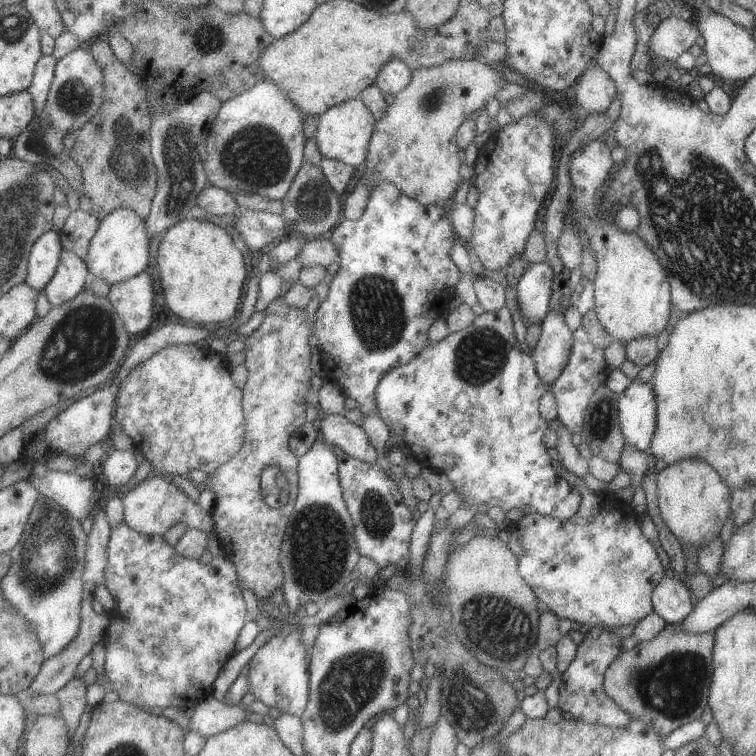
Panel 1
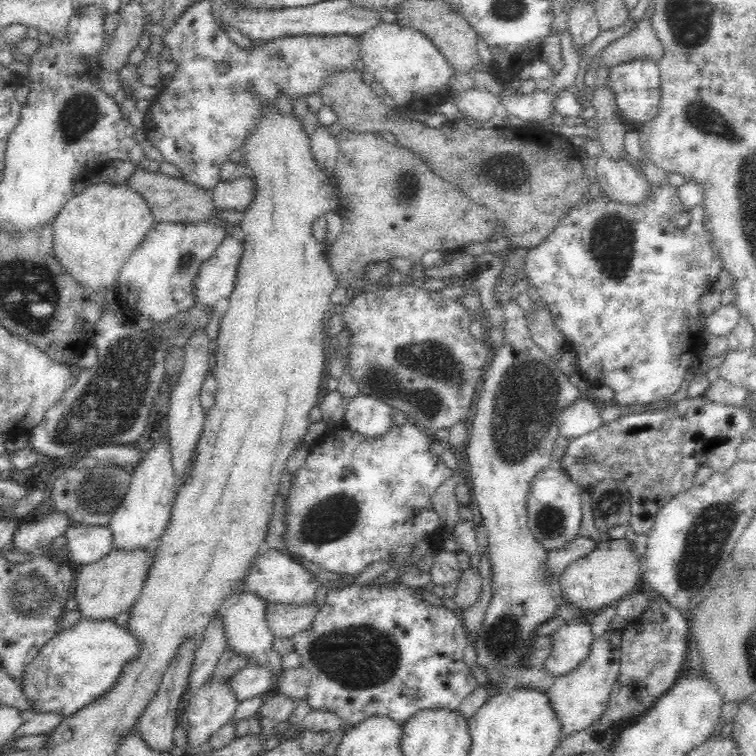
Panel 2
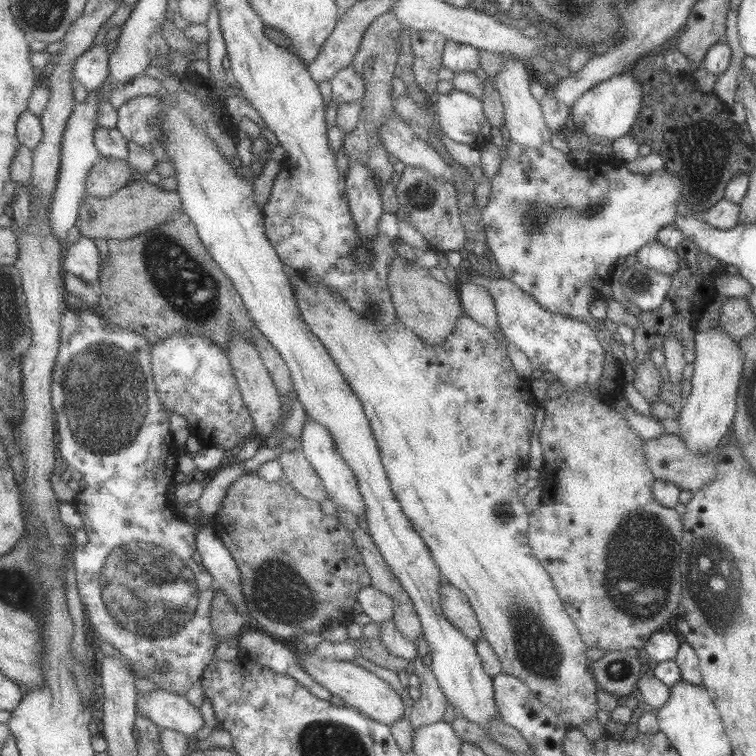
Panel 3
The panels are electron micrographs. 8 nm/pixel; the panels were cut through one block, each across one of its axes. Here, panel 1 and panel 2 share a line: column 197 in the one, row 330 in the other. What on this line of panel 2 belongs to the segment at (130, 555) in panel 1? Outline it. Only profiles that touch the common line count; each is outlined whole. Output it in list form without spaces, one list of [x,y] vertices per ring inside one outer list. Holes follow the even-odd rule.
[[[648,184],[648,190],[638,199],[636,203],[620,203],[615,198],[610,198],[599,190],[598,198],[588,198],[580,200],[575,206],[569,208],[556,222],[552,232],[538,244],[529,248],[526,252],[526,280],[528,284],[534,286],[538,296],[546,303],[547,309],[551,312],[557,327],[564,334],[566,342],[570,343],[570,348],[574,350],[577,362],[580,362],[580,372],[586,374],[584,378],[591,380],[594,386],[610,386],[613,391],[613,403],[620,406],[648,405],[655,401],[662,401],[665,398],[677,394],[682,389],[682,382],[686,378],[686,372],[690,366],[698,364],[698,358],[703,354],[703,335],[705,330],[705,315],[700,312],[700,297],[712,289],[718,274],[724,269],[723,258],[719,255],[719,247],[715,245],[714,230],[711,230],[711,223],[707,222],[708,208],[704,207],[704,202],[686,208],[680,197],[676,186],[665,184]]]

